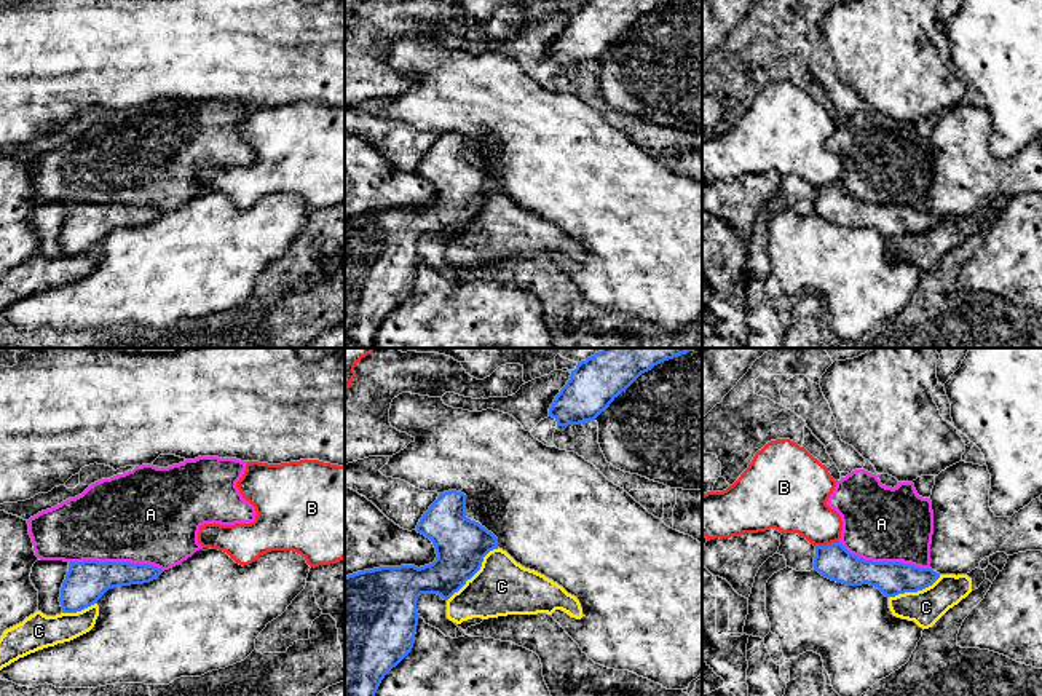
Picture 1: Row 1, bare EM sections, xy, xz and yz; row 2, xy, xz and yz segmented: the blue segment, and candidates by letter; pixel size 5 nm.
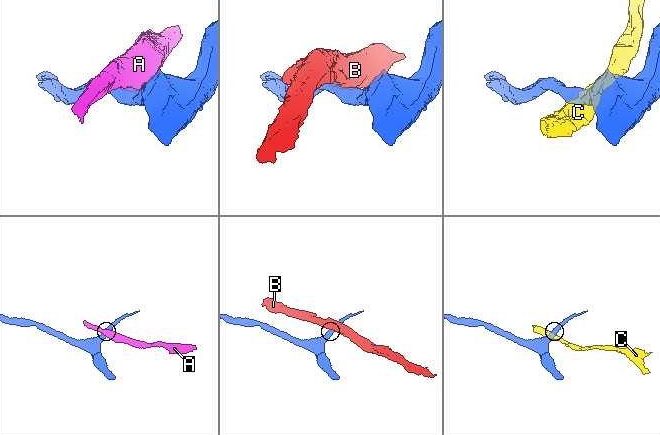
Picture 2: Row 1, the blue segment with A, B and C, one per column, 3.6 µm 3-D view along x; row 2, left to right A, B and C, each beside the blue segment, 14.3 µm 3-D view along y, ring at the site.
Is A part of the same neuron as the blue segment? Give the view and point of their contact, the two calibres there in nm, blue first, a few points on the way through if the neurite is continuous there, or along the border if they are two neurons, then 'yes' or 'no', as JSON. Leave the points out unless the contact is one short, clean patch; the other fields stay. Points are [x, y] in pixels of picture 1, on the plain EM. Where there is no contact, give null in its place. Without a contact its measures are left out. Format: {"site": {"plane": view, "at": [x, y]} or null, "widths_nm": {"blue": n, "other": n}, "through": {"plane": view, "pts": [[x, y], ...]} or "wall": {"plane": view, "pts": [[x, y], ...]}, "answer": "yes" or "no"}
{"site": {"plane": "xy", "at": [117, 205]}, "widths_nm": {"blue": 220, "other": 460}, "answer": "no"}

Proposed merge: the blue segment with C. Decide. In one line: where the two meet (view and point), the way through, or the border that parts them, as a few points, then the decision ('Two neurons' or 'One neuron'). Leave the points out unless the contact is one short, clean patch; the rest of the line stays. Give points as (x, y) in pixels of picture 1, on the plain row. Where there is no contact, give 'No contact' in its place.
Touches blue at xz (476, 214). Two neurons

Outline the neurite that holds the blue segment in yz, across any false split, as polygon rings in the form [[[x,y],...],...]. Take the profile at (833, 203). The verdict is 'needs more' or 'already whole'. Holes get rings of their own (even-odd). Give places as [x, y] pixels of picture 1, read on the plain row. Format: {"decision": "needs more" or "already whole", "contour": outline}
{"decision": "already whole", "contour": [[[841,184],[815,188],[814,212],[847,228],[870,227],[886,239],[918,235],[932,228],[940,216],[903,204],[873,204],[851,196]]]}

